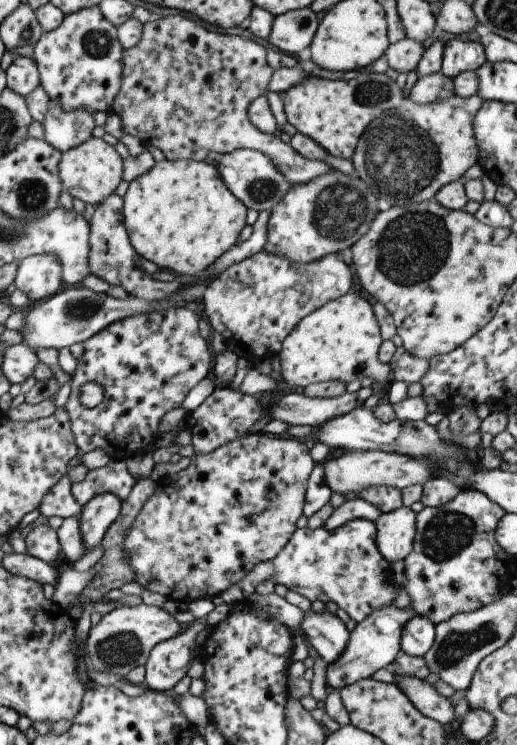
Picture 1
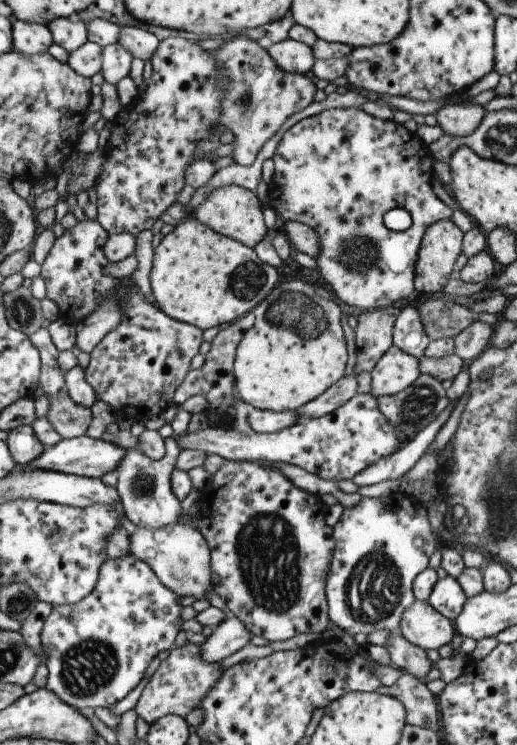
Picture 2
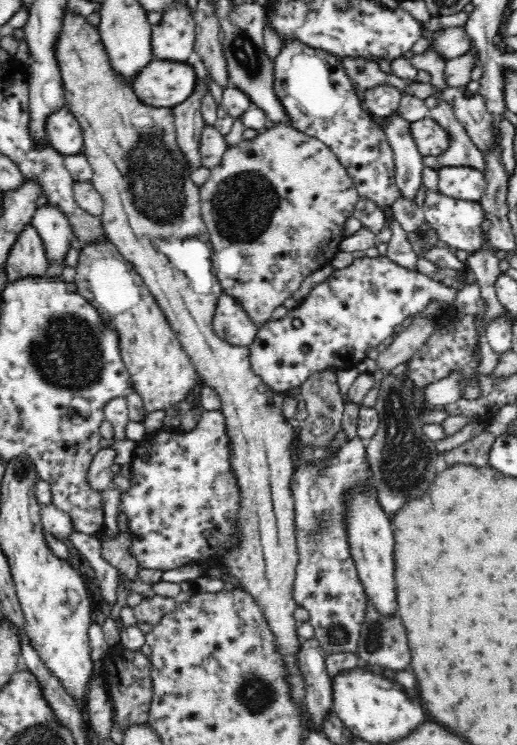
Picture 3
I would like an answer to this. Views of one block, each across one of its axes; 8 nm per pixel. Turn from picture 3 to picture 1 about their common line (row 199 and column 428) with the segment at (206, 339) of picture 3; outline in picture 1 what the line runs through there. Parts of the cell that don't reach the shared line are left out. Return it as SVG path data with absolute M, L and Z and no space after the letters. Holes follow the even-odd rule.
M455 94L447 100L430 103L415 103L406 98L401 106L393 111L381 112L369 122L350 158L357 176L367 184L367 188L373 192L377 200L383 200L391 204L391 207L433 199L440 187L459 181L465 170L478 162L473 119L482 101L477 95L458 97Z

